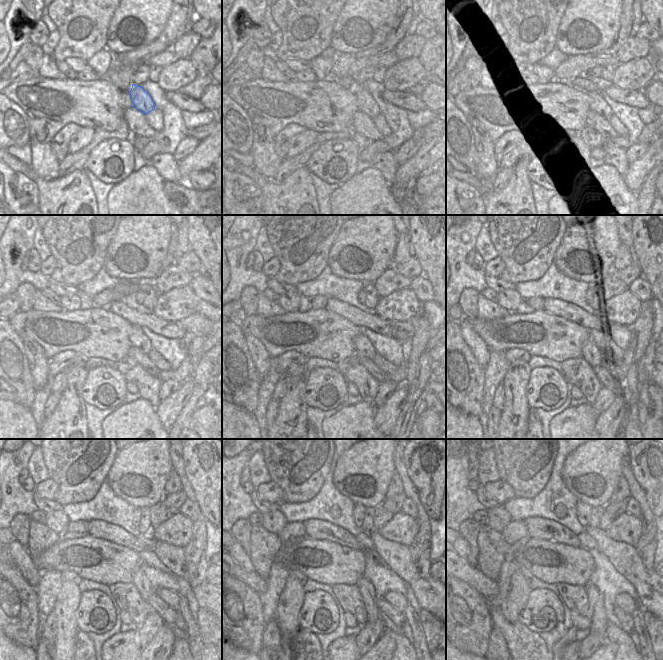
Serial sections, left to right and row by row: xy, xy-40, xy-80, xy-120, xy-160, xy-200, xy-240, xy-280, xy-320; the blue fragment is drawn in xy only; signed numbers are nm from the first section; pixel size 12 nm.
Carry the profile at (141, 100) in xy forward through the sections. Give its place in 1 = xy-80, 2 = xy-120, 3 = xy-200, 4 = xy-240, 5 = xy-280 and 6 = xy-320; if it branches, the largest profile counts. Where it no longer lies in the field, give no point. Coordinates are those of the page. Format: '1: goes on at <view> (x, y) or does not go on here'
1: goes on at xy-80 (594, 111)
2: goes on at xy-120 (138, 339)
3: goes on at xy-200 (590, 352)
4: goes on at xy-240 (140, 580)
5: goes on at xy-280 (367, 590)
6: goes on at xy-320 (598, 621)

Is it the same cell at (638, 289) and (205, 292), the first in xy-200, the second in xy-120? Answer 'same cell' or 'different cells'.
same cell

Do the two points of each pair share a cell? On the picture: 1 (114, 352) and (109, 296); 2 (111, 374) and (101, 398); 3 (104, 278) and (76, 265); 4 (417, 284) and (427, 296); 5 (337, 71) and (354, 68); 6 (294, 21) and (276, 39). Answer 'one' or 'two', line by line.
1: two
2: one
3: two
4: one
5: one
6: two

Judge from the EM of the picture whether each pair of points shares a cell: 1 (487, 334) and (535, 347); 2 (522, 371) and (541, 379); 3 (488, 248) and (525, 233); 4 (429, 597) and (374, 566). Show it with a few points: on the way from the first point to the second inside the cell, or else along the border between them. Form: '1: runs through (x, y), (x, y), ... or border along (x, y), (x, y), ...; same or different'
1: runs through (499, 341), (523, 344); same
2: border along (531, 370), (525, 389), (526, 397); different
3: border along (487, 225), (490, 241), (498, 254); different
4: border along (387, 565), (405, 581); different

